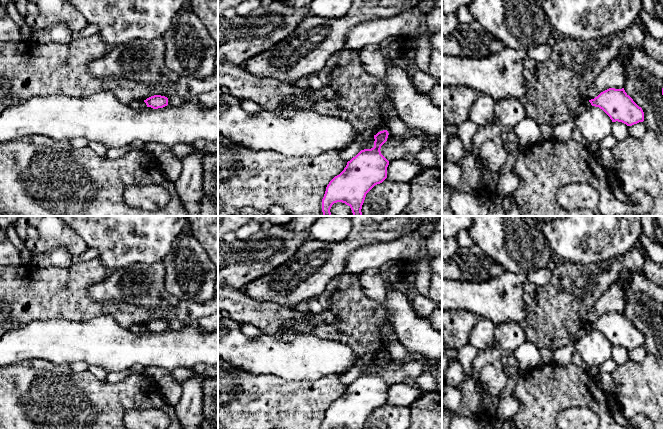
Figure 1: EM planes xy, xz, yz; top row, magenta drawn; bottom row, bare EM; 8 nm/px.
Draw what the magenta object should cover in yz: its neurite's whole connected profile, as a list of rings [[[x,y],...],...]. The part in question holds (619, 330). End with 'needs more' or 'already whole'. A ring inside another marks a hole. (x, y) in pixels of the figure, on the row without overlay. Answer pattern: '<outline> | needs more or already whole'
[[[609,312],[589,326],[592,330],[602,333],[612,346],[618,345],[632,350],[644,345],[642,332],[633,325],[624,312]]] | already whole

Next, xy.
[[[154,319],[144,324],[147,331],[153,333],[163,332],[168,329],[168,322],[161,319]]] | already whole

